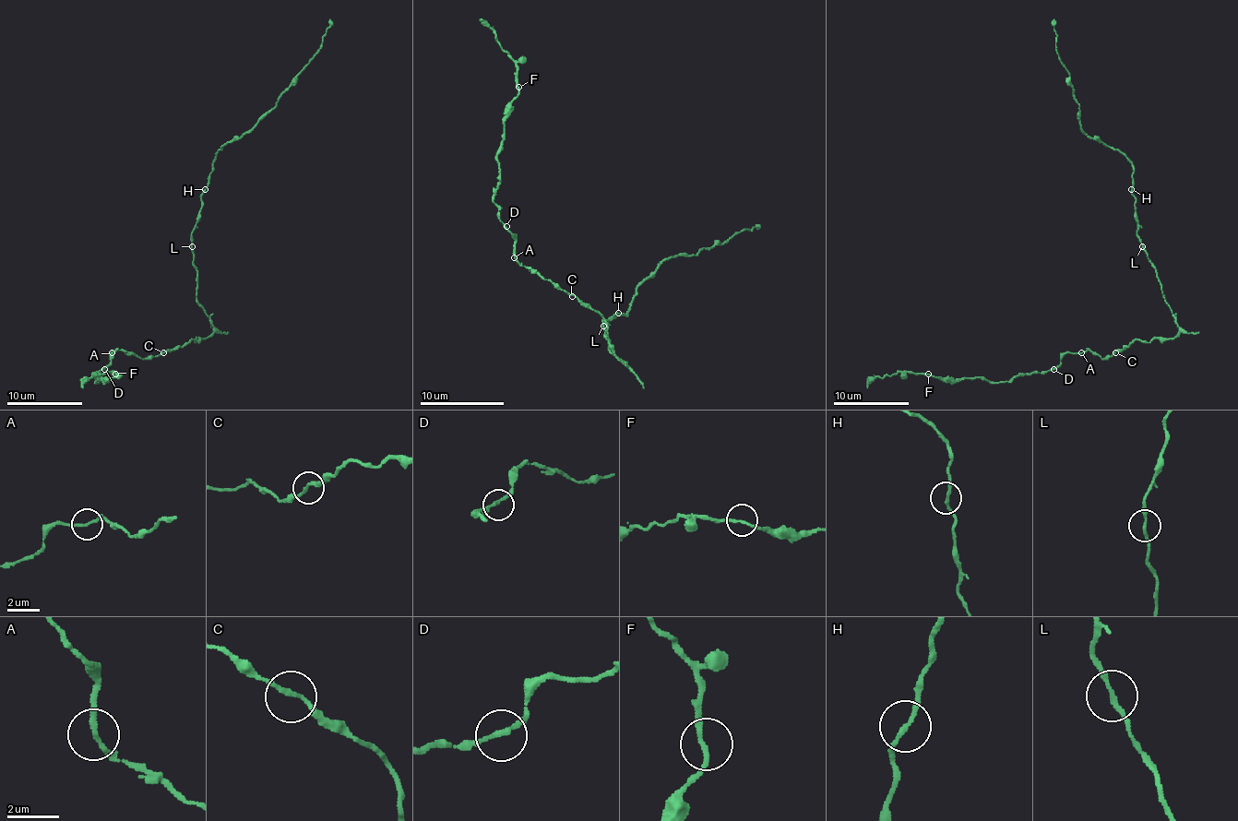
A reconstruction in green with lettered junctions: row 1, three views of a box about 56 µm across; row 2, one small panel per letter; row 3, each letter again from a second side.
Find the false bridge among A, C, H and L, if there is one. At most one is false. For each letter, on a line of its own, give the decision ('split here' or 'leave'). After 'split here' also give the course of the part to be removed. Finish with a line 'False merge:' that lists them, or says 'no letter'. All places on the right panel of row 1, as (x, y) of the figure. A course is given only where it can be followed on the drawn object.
A: leave
C: leave
H: leave
L: leave
False merge: no letter

